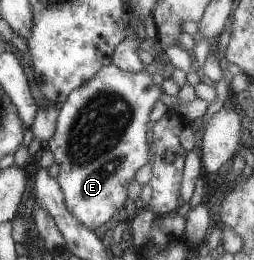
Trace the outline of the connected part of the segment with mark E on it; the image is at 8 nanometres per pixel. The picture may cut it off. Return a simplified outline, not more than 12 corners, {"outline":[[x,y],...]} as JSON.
{"outline":[[113,63],[57,107],[47,150],[93,231],[147,164],[147,114],[172,78]]}

